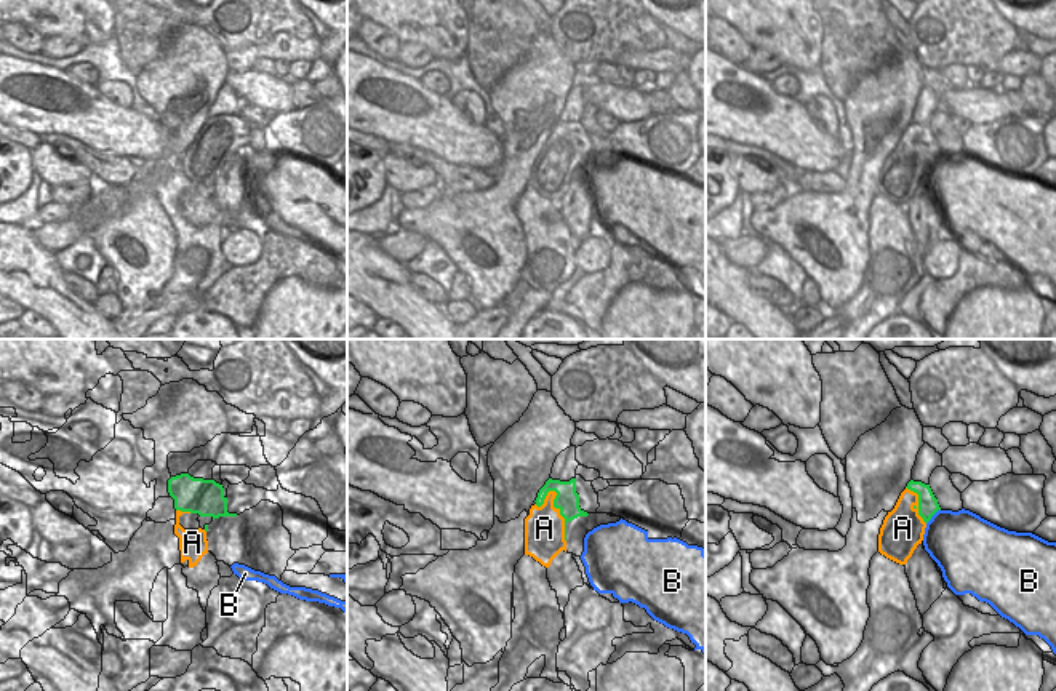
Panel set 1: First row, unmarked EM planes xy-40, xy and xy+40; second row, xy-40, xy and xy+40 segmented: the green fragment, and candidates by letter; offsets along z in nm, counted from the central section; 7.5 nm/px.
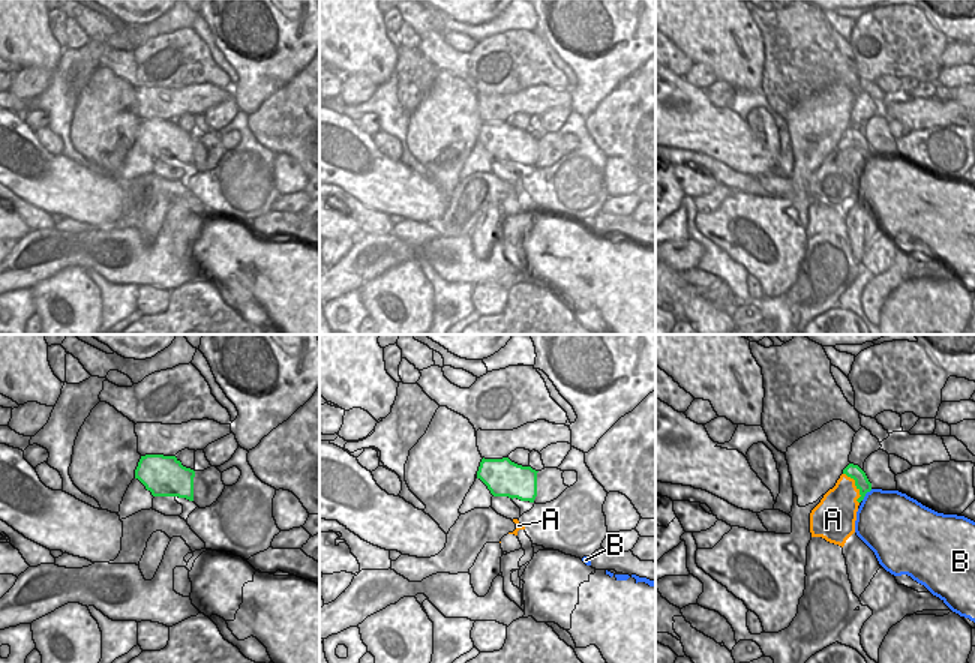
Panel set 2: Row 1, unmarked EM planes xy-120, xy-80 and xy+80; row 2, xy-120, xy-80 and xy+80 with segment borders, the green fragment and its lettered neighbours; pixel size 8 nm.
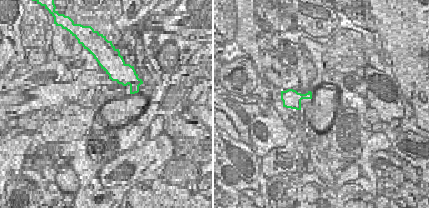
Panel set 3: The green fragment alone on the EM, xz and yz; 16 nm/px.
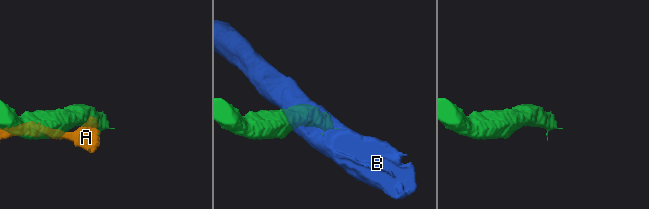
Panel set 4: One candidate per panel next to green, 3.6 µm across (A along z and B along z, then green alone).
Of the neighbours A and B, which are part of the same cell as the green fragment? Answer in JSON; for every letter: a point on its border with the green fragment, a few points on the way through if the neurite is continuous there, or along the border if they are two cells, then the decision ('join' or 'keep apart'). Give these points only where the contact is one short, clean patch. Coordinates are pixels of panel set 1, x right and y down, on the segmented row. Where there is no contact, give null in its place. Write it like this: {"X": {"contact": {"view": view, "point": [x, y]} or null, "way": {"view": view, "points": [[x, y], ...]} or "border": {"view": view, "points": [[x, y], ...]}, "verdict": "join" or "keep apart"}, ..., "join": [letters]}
{"A": {"contact": {"view": "xy", "point": [560, 514]}, "border": {"view": "xy", "points": [[549, 490], [556, 493], [554, 506], [564, 519], [565, 541]]}, "verdict": "keep apart"}, "B": {"contact": {"view": "xy+40", "point": [932, 515]}, "verdict": "keep apart"}, "join": []}

